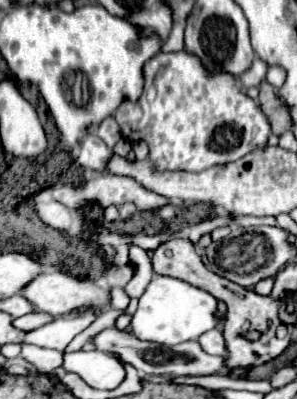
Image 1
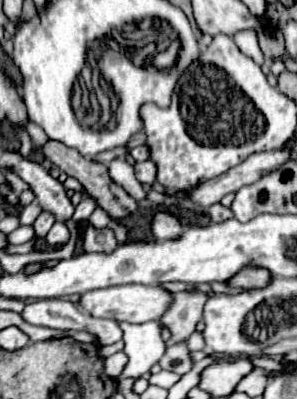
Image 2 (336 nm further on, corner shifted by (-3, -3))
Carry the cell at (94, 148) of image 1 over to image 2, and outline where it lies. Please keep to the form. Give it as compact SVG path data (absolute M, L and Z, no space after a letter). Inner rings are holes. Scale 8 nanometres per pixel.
M115 158L109 164L109 176L113 178L115 184L123 186L127 190L127 194L137 202L145 202L147 200L147 190L141 186L141 182L135 178L133 174L133 166L125 160L125 158Z

